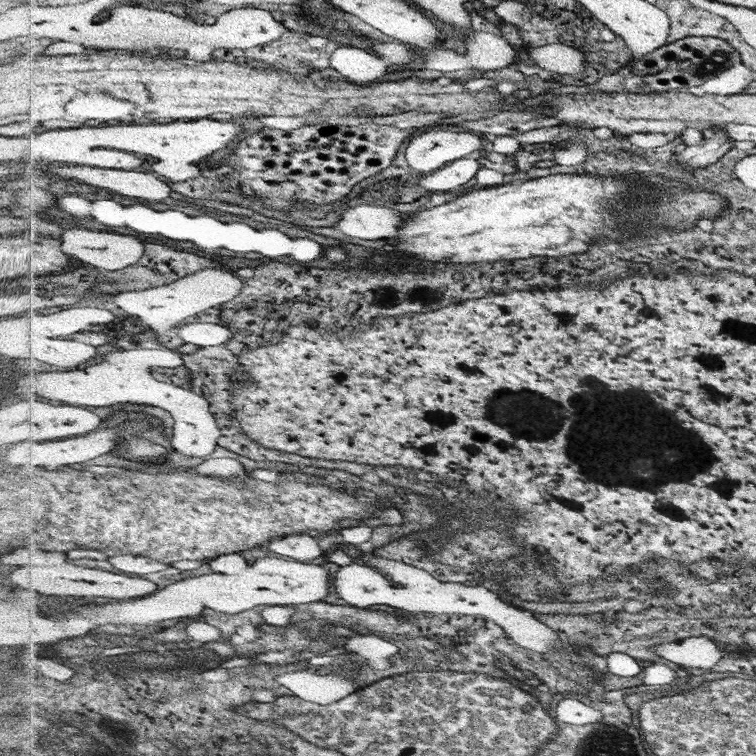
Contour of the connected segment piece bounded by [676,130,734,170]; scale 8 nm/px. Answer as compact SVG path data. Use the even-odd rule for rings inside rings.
M710 130L704 134L698 145L692 147L683 145L677 149L676 162L680 162L684 170L704 168L716 164L730 150L730 146L734 146L734 142L730 140L730 136L726 136L726 132Z

